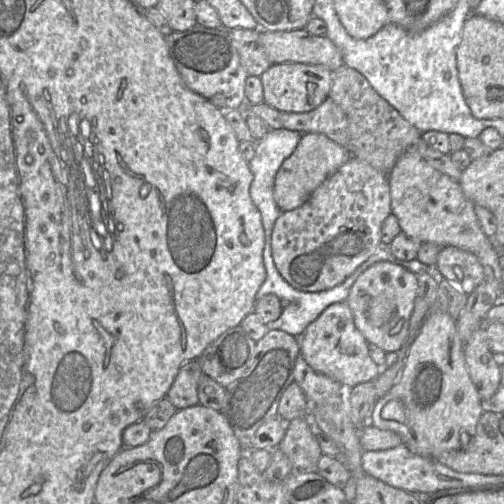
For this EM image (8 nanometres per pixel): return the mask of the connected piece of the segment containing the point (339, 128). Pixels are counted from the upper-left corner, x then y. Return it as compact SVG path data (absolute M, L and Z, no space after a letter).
M330 98L317 108L302 113L280 112L283 128L301 133L320 133L349 151L349 123L342 109Z

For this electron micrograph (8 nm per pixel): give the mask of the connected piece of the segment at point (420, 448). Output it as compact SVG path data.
M429 312L410 346L400 379L387 394L377 400L370 423L379 429L398 434L411 453L436 458L443 452L466 446L485 409L466 366L464 344L458 334L456 320L445 312Z

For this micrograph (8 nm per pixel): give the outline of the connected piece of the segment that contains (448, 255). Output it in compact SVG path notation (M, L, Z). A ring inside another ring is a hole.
M454 246L441 248L435 269L439 276L449 280L467 295L485 279L484 268L477 256Z

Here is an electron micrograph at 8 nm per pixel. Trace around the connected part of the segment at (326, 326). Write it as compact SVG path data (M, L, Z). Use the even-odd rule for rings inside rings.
M346 301L329 305L311 322L299 337L300 355L308 365L321 374L324 374L345 389L375 380L381 373L379 367L369 354L369 343L357 329L353 314Z

